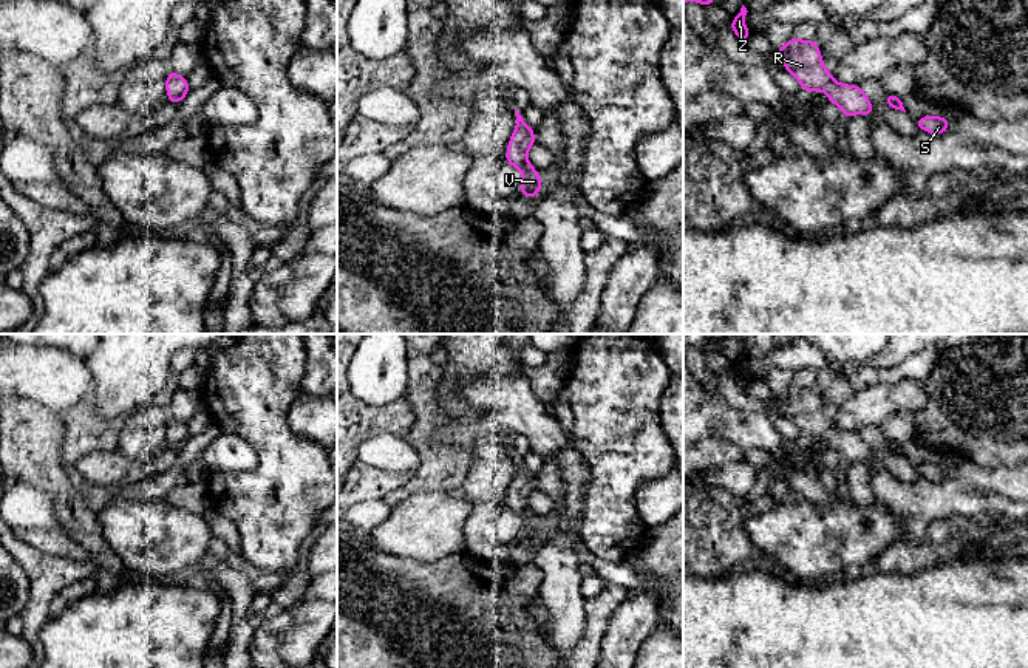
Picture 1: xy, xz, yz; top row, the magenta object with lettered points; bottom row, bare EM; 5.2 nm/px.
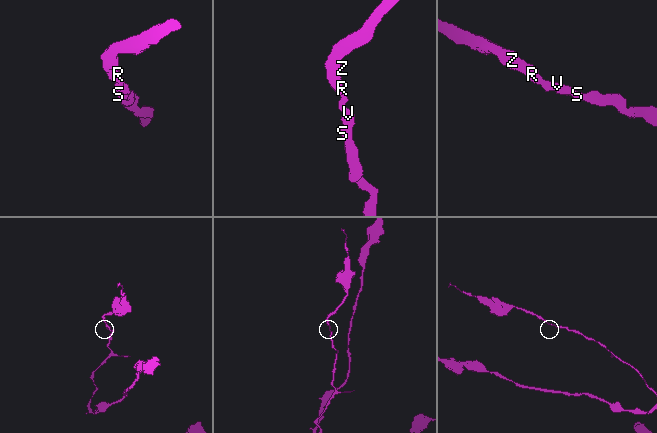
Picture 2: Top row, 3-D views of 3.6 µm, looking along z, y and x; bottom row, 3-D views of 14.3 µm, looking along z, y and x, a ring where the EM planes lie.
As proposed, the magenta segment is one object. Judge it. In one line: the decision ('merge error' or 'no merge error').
no merge error

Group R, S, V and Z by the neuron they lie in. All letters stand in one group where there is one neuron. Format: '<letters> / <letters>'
R S V Z

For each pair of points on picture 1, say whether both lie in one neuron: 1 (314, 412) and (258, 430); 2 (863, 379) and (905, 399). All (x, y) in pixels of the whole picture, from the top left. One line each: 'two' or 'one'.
1: two
2: two

